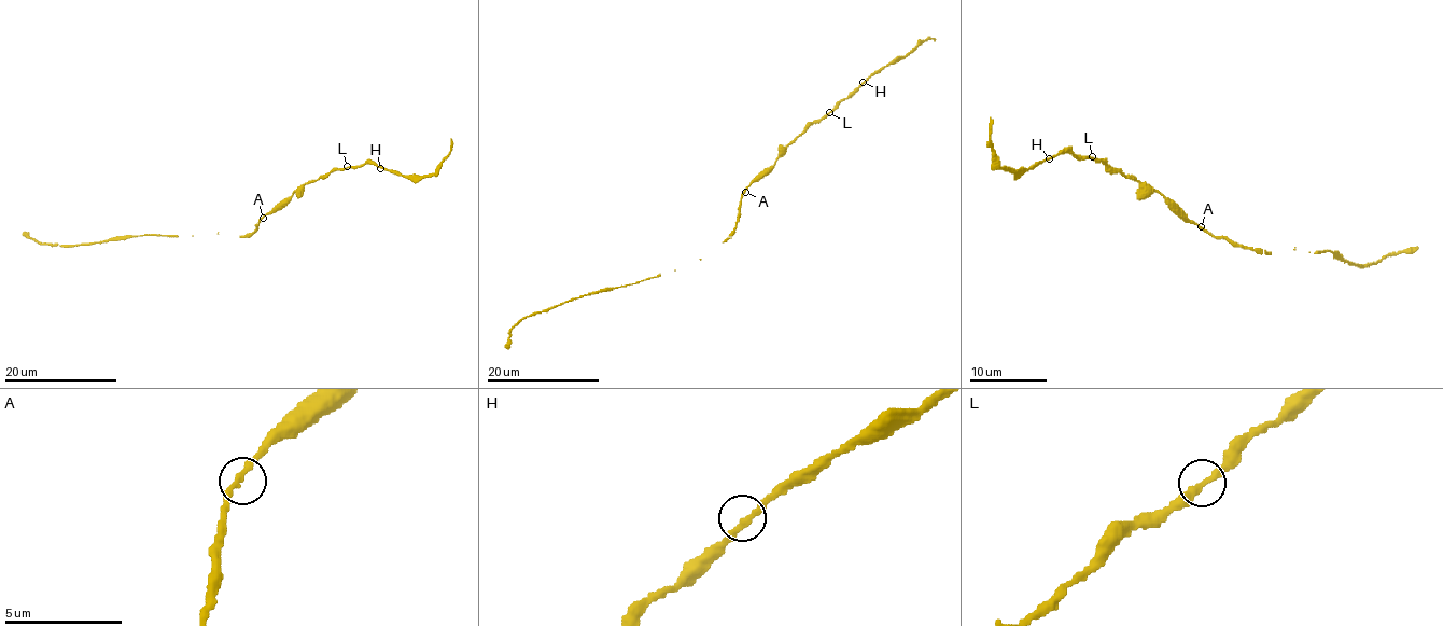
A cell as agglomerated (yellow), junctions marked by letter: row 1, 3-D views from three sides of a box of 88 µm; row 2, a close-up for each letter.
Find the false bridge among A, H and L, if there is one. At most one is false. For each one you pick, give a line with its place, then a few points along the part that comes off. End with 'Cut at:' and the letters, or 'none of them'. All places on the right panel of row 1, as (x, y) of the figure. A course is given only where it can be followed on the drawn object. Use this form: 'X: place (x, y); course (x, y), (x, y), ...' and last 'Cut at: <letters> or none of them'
Cut at: none of them

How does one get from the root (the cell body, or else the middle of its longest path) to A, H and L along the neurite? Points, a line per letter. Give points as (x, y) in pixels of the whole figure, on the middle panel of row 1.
A: (739, 205), (745, 191)
H: (739, 205), (747, 186), (774, 164), (792, 143), (863, 82)
L: (739, 205), (747, 186), (769, 170), (798, 136), (829, 112)

